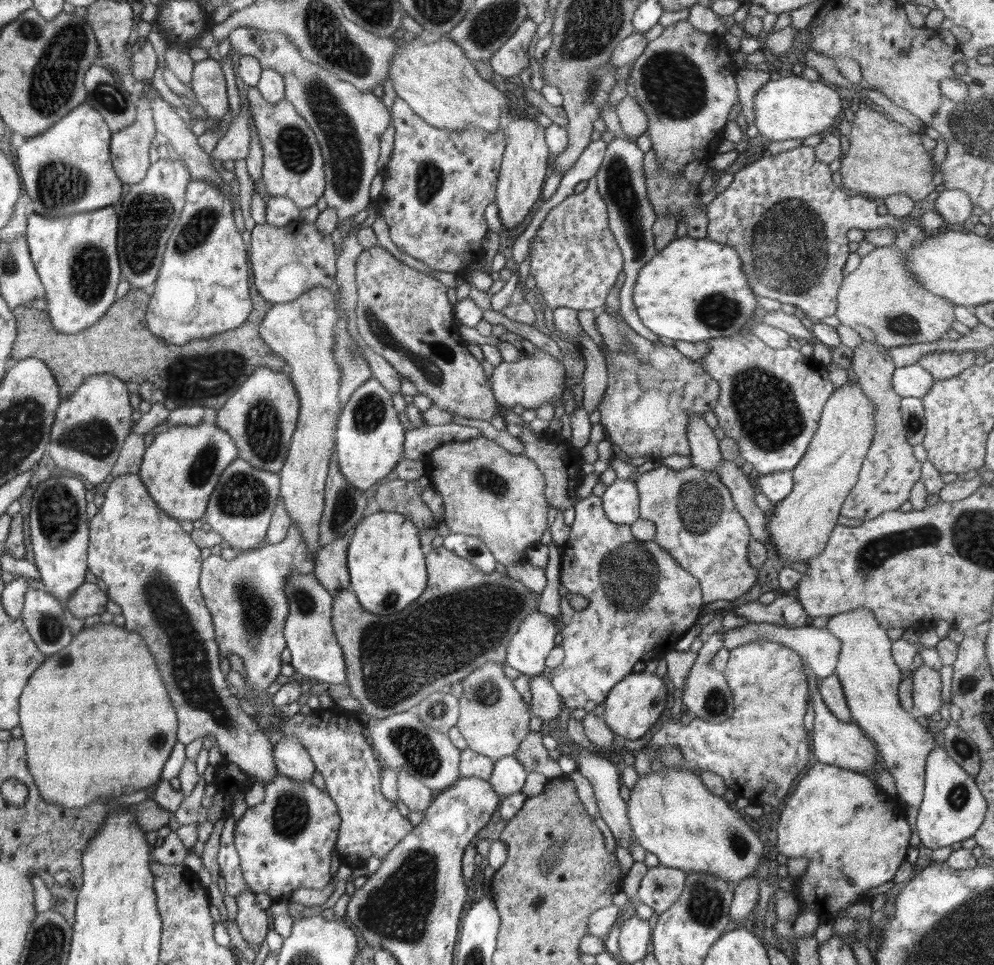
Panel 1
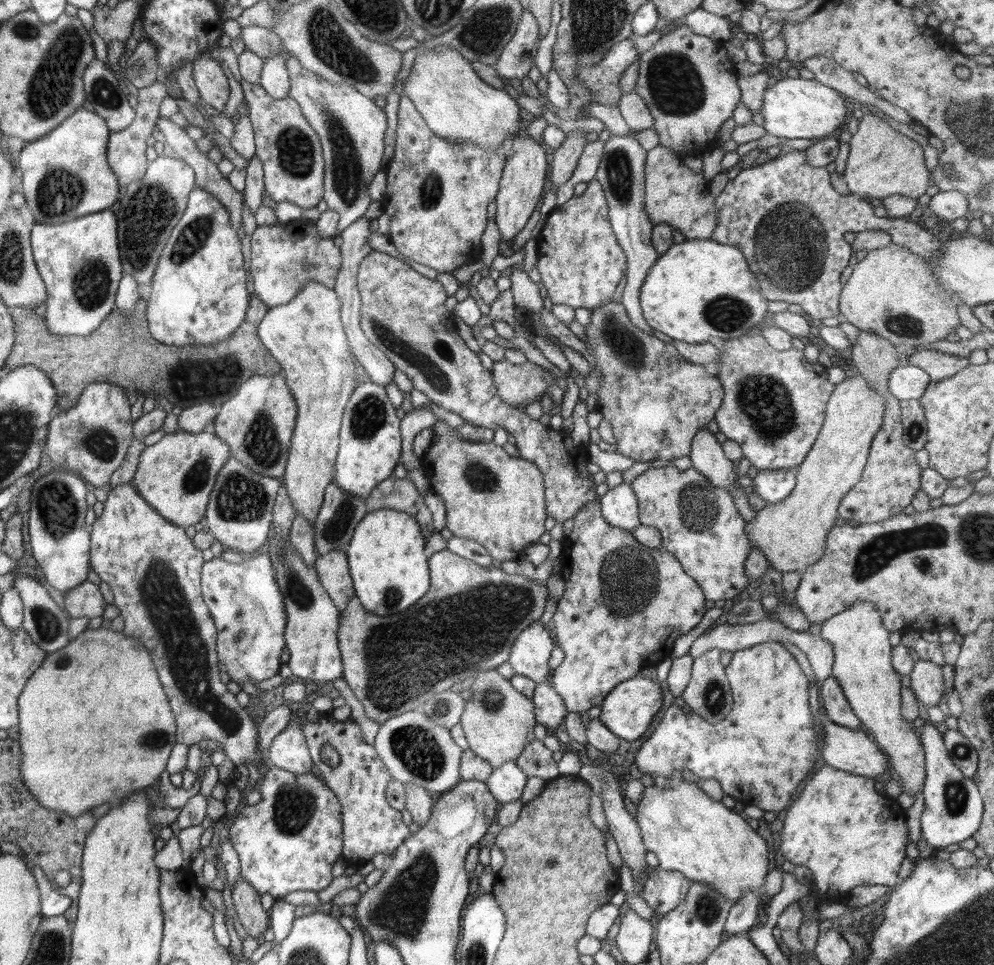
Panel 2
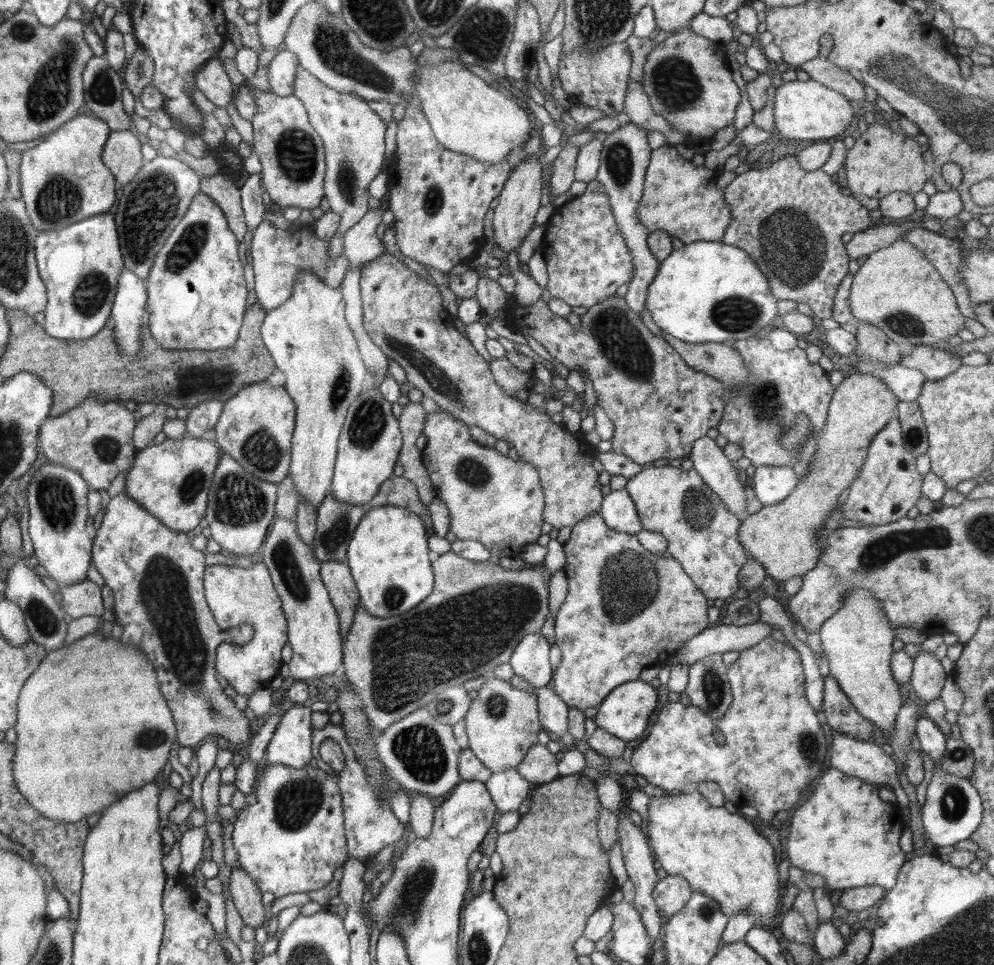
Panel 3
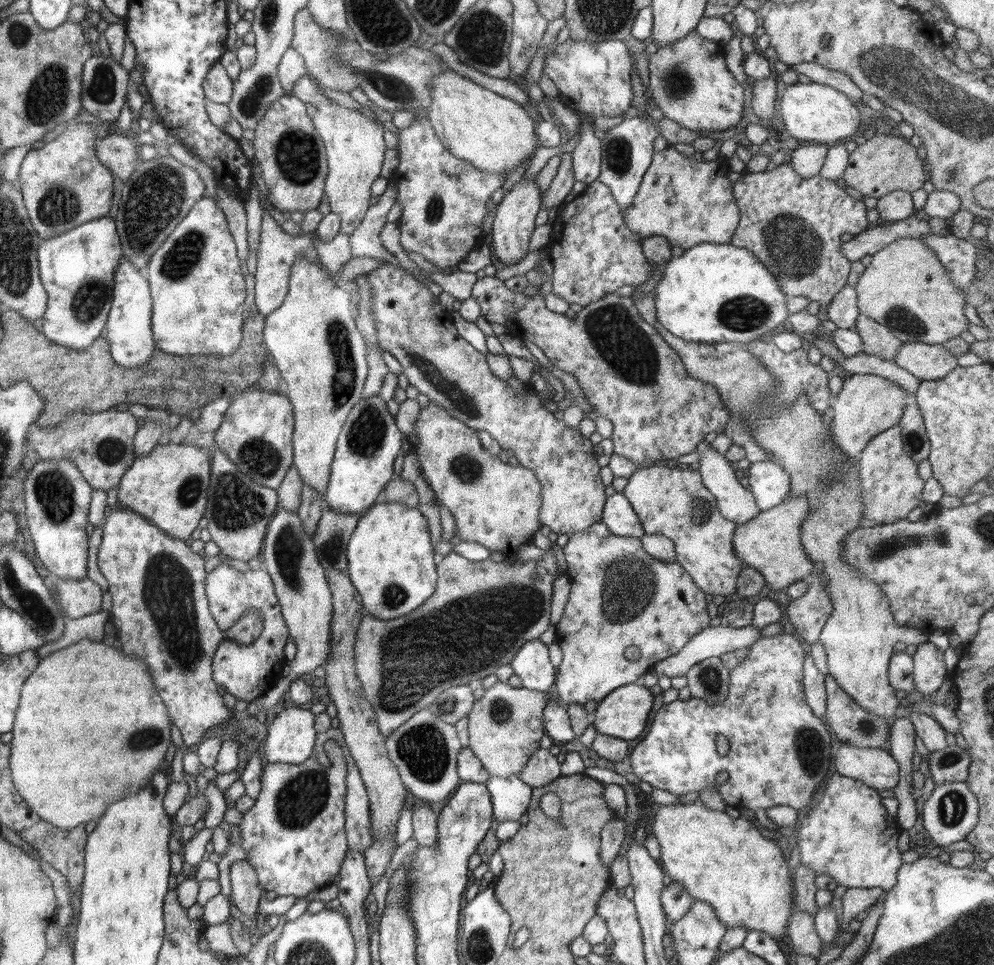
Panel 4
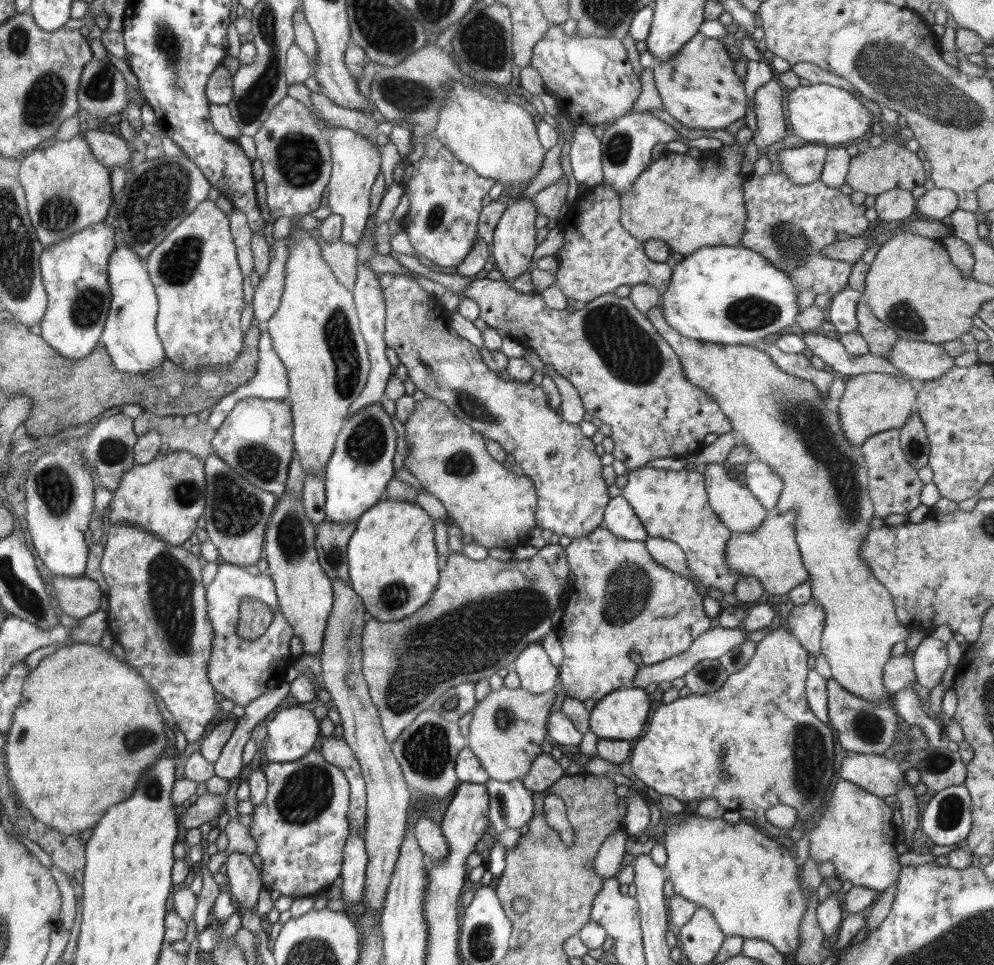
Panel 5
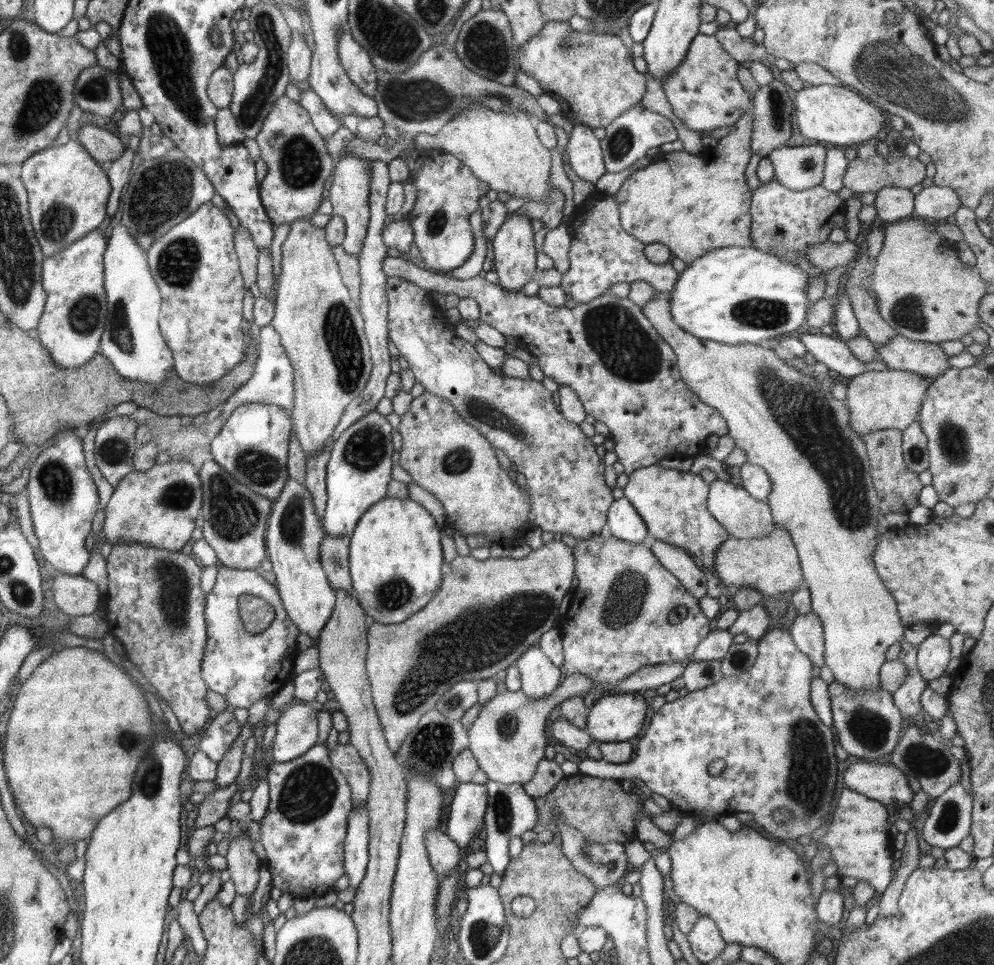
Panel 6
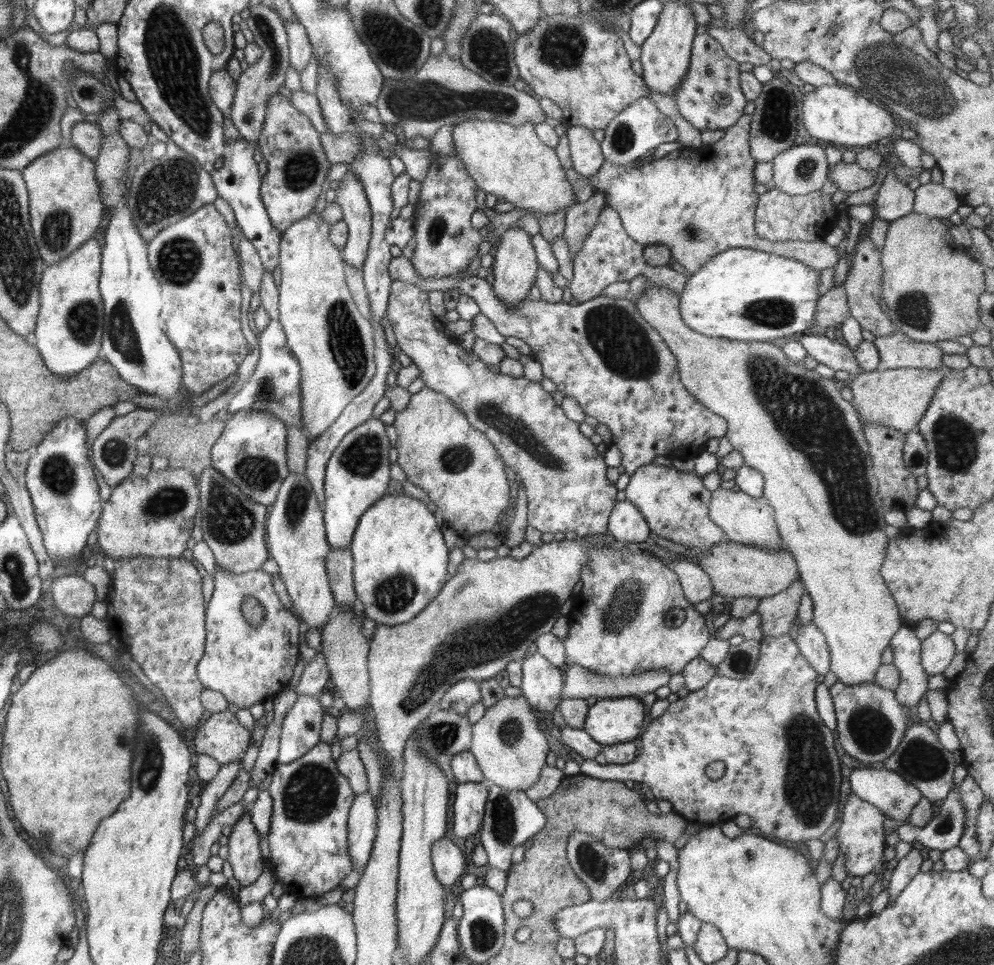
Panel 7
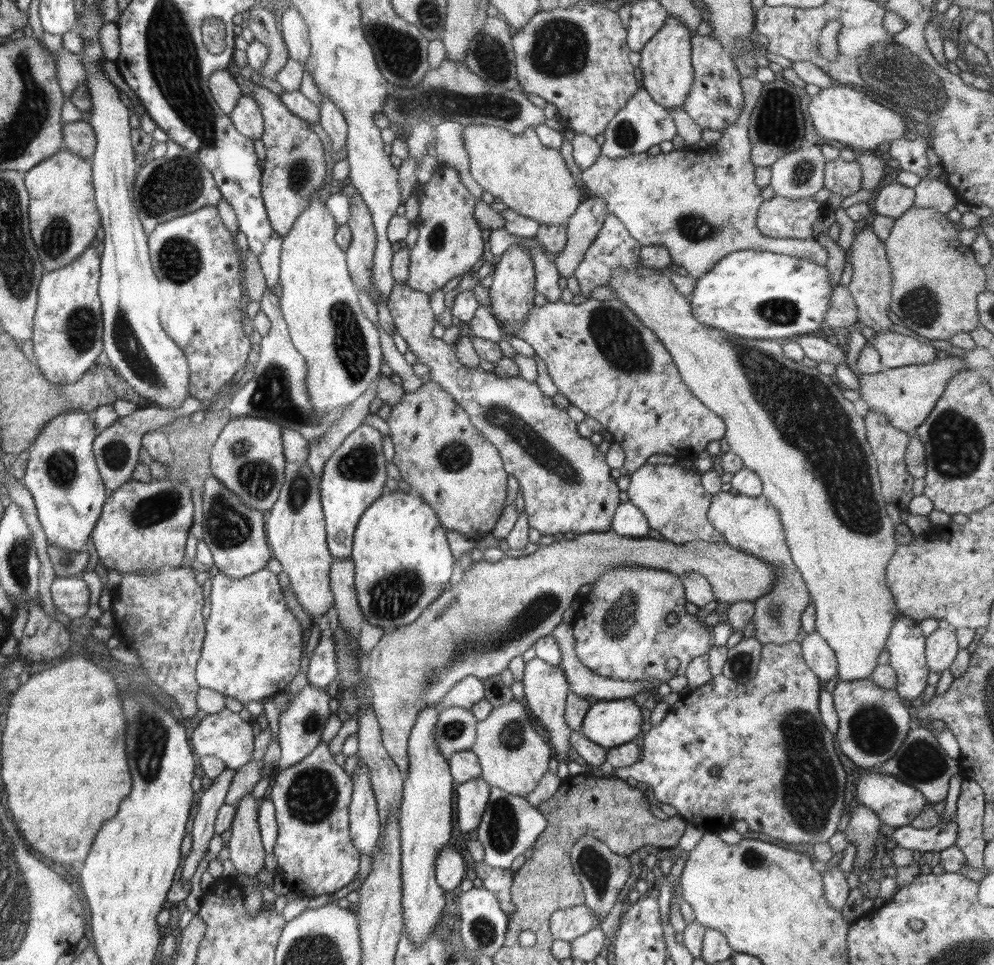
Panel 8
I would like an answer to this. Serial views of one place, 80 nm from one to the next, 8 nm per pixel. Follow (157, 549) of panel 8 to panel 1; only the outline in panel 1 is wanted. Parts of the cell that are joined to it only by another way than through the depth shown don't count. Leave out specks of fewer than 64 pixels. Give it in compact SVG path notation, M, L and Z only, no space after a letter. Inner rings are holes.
M203 421L198 426L170 426L146 447L138 473L152 500L168 516L193 522L204 516L222 471L238 457L234 441L217 424Z

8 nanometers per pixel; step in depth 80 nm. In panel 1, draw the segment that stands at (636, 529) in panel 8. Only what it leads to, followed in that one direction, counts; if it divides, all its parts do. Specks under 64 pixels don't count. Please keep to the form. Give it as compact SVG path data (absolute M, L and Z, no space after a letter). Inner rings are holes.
M617 478L601 496L603 511L616 524L634 524L639 519L639 492L634 478Z

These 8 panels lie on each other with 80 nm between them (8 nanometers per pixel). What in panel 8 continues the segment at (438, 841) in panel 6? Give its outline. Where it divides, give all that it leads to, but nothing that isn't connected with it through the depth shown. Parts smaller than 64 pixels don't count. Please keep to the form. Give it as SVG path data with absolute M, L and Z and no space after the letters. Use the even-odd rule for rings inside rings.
M449 845L443 846L436 857L435 877L440 888L451 891L460 886L466 875L466 863L462 854Z

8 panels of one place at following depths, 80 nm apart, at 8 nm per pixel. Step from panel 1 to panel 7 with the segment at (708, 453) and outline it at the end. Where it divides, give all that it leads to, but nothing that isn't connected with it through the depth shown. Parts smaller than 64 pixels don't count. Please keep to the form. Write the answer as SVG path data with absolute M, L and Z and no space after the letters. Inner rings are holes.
M717 488L711 494L709 517L726 533L727 540L738 544L749 544L766 550L777 550L783 542L774 520L774 509L762 496L754 498L742 491Z

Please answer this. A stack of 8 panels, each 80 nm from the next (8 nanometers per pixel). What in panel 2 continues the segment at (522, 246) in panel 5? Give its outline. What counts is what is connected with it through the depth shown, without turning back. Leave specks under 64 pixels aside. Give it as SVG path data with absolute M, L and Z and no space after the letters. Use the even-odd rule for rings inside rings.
M520 128L516 135L512 135L511 142L514 154L506 161L502 177L500 178L500 188L497 192L496 218L500 237L504 241L512 241L518 233L528 224L530 216L536 210L536 204L542 196L544 190L546 174L550 166L549 150L543 143L535 142L530 135L526 134L526 128Z

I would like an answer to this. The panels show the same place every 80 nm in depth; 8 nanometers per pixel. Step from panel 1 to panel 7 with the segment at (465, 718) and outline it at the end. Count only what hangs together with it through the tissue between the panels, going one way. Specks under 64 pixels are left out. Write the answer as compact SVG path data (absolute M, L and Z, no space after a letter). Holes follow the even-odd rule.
M573 664L566 665L564 675L564 688L562 689L561 700L569 698L587 699L590 696L596 698L610 698L610 697L636 697L639 698L646 693L654 693L660 686L666 686L670 680L671 674L669 670L649 670L648 672L641 672L640 674L609 677L604 675L595 675L593 672L587 670L583 666ZM520 695L518 697L505 696L494 706L486 708L484 717L472 725L472 740L469 751L475 756L480 770L486 778L486 783L494 783L506 790L522 790L534 786L540 776L542 767L546 765L546 754L549 747L546 736L538 728L536 709L528 704L528 701Z

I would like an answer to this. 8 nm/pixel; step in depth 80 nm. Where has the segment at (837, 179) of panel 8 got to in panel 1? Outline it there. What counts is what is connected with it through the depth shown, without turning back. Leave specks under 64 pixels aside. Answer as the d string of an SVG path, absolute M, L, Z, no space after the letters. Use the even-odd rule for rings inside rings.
M870 108L860 109L854 116L849 135L850 147L846 157L841 160L839 170L845 190L869 198L884 199L902 193L914 202L919 200L925 203L926 196L936 187L933 183L936 167L932 152L924 149L918 134Z

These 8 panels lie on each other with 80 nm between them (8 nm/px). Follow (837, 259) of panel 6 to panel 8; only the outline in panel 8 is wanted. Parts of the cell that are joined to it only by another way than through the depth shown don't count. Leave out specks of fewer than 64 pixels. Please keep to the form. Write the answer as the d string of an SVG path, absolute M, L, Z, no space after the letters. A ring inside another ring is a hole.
M754 75L744 76L741 77L741 87L744 91L742 114L731 127L723 131L722 139L716 147L708 147L702 151L688 147L668 153L661 152L655 156L638 153L618 160L602 156L598 163L586 168L577 178L584 193L606 201L607 212L617 216L624 223L630 236L641 246L666 248L674 264L686 268L688 275L695 279L704 276L721 258L735 251L774 252L802 257L822 266L826 265L828 258L827 251L815 239L774 240L762 236L758 231L756 217L763 198L760 195L761 188L755 184L755 167L751 160L752 144L748 137L748 128L749 117L761 96L763 82Z

